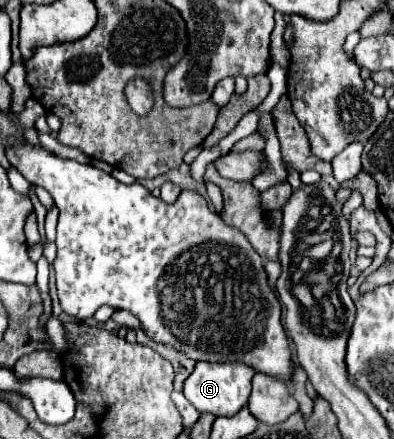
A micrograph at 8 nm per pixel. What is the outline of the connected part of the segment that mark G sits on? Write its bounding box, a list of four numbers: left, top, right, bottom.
[184,362,254,416]

